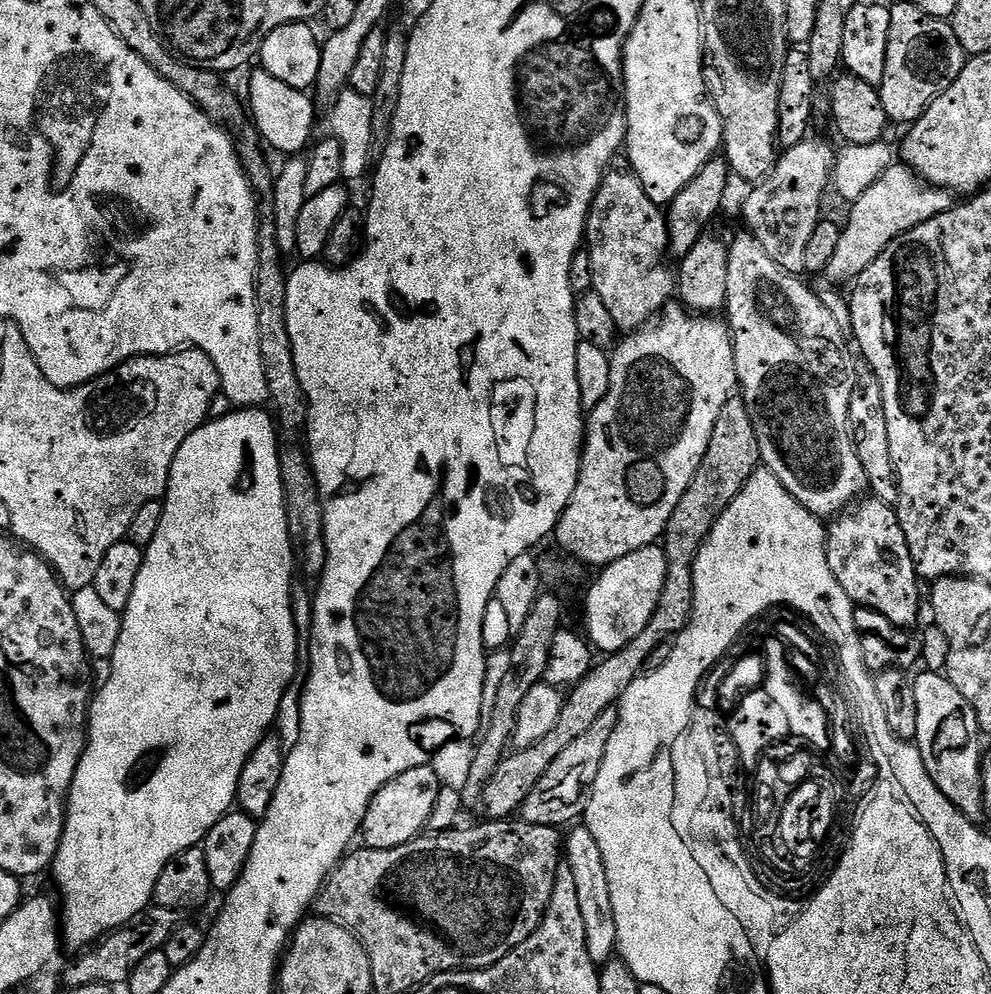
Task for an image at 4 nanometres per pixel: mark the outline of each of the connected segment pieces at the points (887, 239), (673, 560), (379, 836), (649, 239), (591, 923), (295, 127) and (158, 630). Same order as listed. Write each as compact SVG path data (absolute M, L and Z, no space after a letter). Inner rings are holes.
M893 163L886 169L862 194L862 198L851 201L848 212L848 225L843 225L838 242L838 250L834 258L830 258L830 266L826 270L834 283L840 284L843 280L855 281L857 276L870 266L902 234L914 230L922 222L930 222L938 214L946 214L954 207L953 193L946 188L933 188L921 181L920 177L911 168L903 163Z
M730 399L726 402L726 406L722 406L722 414L718 414L718 422L714 422L714 434L710 434L710 446L706 446L706 454L698 466L696 477L690 482L686 494L682 494L682 502L678 502L674 514L670 514L670 522L664 531L662 547L668 559L668 569L666 570L666 586L662 586L662 598L658 598L658 610L654 610L654 618L650 618L646 630L642 630L642 634L638 634L638 638L634 638L634 642L626 642L626 646L622 646L622 650L605 655L601 664L600 661L593 663L586 678L582 678L582 682L565 695L562 714L558 714L558 722L554 722L554 730L550 730L550 734L546 734L546 738L542 738L542 742L538 742L534 746L515 749L511 754L505 755L504 761L500 763L498 770L494 770L490 782L486 782L484 787L482 809L484 808L485 817L488 820L507 820L515 817L526 802L526 798L530 798L530 790L534 790L534 786L538 786L538 781L542 779L542 774L546 774L546 770L550 770L554 758L558 758L558 754L562 754L562 750L566 750L566 746L570 746L570 742L575 742L580 735L586 734L586 730L590 730L590 726L594 726L594 722L598 722L598 718L606 710L616 708L626 694L630 682L638 679L648 668L650 653L659 644L679 636L680 631L688 625L688 619L694 606L692 563L696 561L698 550L707 540L710 530L716 525L718 518L727 510L730 502L734 502L734 498L738 498L742 486L746 486L746 482L756 473L761 464L758 434L754 434L754 422L750 418L748 407L744 405L743 399Z
M427 764L398 774L370 802L362 829L362 844L374 850L390 850L416 839L428 828L428 820L434 810L442 785L438 775ZM364 836L364 840L363 840Z
M627 155L616 156L600 179L600 185L588 211L588 221L584 223L584 240L586 250L590 254L590 270L594 270L592 291L596 292L598 298L602 298L602 303L609 308L617 329L631 334L655 321L673 299L678 280L673 269L671 272L664 265L664 255L667 257L670 252L665 213L661 205L650 202L645 188L642 187L642 178L634 174L634 166Z
M576 827L566 836L562 848L566 853L566 863L574 874L578 906L582 909L582 923L586 929L586 950L596 965L603 966L617 955L618 922L614 922L614 902L610 902L610 881L606 879L606 862L602 862L602 850L598 850L598 842L588 827Z
M256 70L248 80L246 104L250 109L251 123L255 124L261 141L276 152L300 154L304 147L307 149L313 143L312 127L316 124L316 108L311 99L313 97L308 92L294 90L294 86L286 86L286 82L278 82L274 74L266 74L262 70Z
M263 407L241 408L225 417L209 419L201 428L194 430L186 442L182 442L172 463L168 490L162 497L162 526L158 526L158 534L154 534L147 548L143 549L142 570L138 570L134 594L130 594L130 602L122 614L121 634L112 656L110 680L98 688L88 709L86 747L68 792L64 833L50 869L50 876L56 879L62 901L62 940L67 947L69 944L75 950L83 950L115 928L129 924L153 903L154 886L158 886L158 874L166 870L166 862L187 848L203 845L208 831L236 804L236 787L242 766L246 766L260 739L269 735L276 722L278 706L286 690L293 687L296 659L302 656L302 638L296 633L292 613L294 553L286 526L286 502L280 469L282 444L276 441L278 424L271 411L264 411L268 410Z

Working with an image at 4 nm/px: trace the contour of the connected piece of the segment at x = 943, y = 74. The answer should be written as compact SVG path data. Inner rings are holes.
M902 2L893 3L890 7L890 42L886 42L886 74L880 83L880 97L882 107L886 110L889 121L893 125L904 124L911 126L916 123L922 114L962 74L966 53L963 46L958 42L951 23L947 20L930 18L930 14L922 14L918 6L906 6Z

